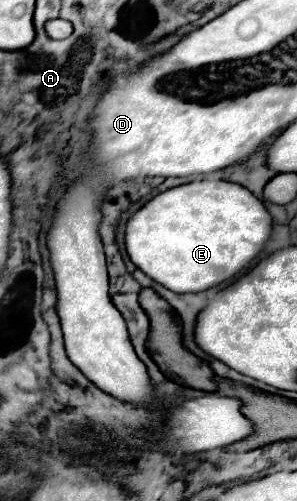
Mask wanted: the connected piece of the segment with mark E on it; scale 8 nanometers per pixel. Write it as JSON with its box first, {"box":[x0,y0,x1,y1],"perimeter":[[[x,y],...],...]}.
{"box":[124,180,272,292],"perimeter":[[[194,180],[194,182],[188,182],[188,184],[182,184],[182,186],[176,186],[176,188],[170,188],[166,192],[160,192],[156,194],[152,200],[148,200],[140,210],[136,210],[128,222],[126,222],[126,234],[124,234],[124,242],[126,242],[126,252],[130,256],[130,260],[146,274],[150,276],[152,280],[158,280],[158,284],[166,286],[166,288],[172,288],[172,292],[202,292],[206,288],[212,288],[224,280],[230,280],[234,276],[238,276],[240,272],[244,272],[246,268],[250,268],[252,260],[260,254],[260,250],[264,248],[266,240],[270,238],[270,232],[272,232],[272,220],[270,220],[270,214],[266,212],[264,204],[250,192],[246,190],[244,186],[240,184],[234,184],[234,182],[226,182],[226,180]]]}

